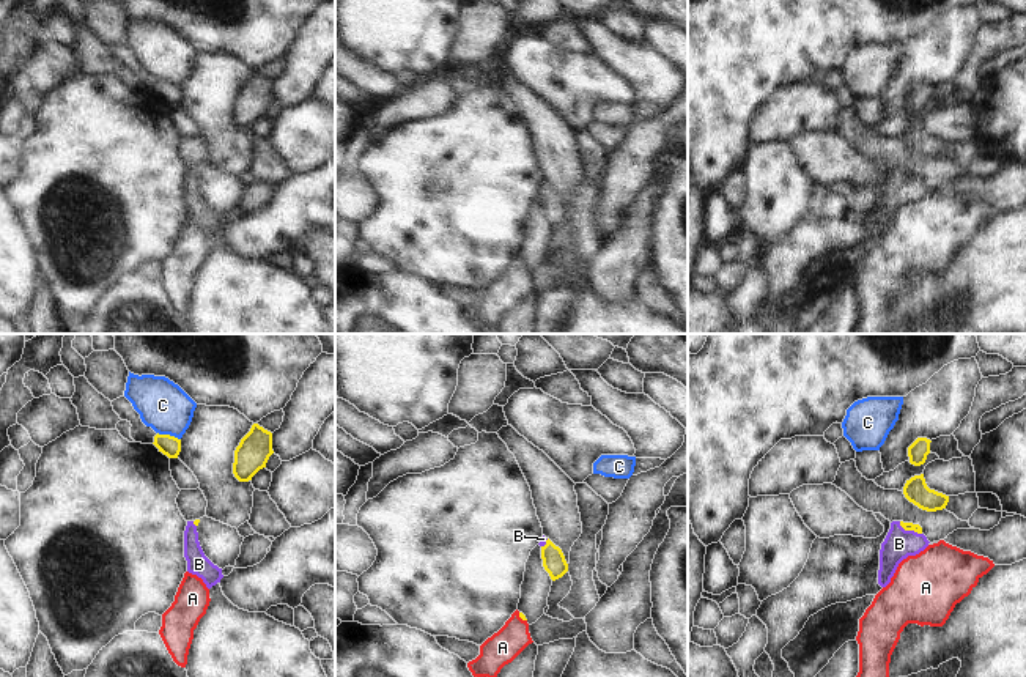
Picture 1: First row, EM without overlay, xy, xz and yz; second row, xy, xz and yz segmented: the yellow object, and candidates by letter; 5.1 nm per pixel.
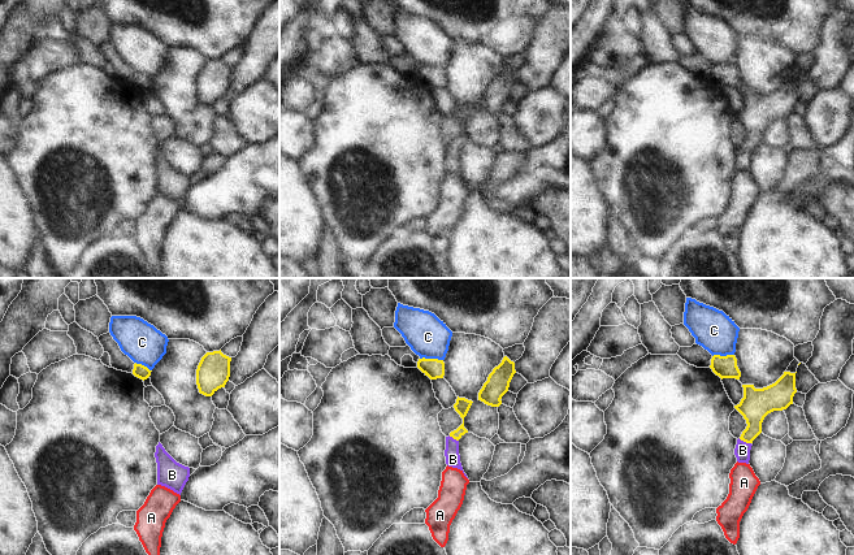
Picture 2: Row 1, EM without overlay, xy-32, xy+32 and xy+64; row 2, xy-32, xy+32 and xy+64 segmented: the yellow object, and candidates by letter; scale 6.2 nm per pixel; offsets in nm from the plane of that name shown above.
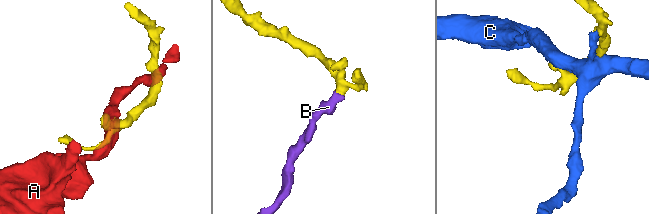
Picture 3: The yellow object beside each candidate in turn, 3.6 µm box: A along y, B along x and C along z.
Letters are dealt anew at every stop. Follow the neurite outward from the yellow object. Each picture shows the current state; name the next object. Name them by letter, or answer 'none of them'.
B

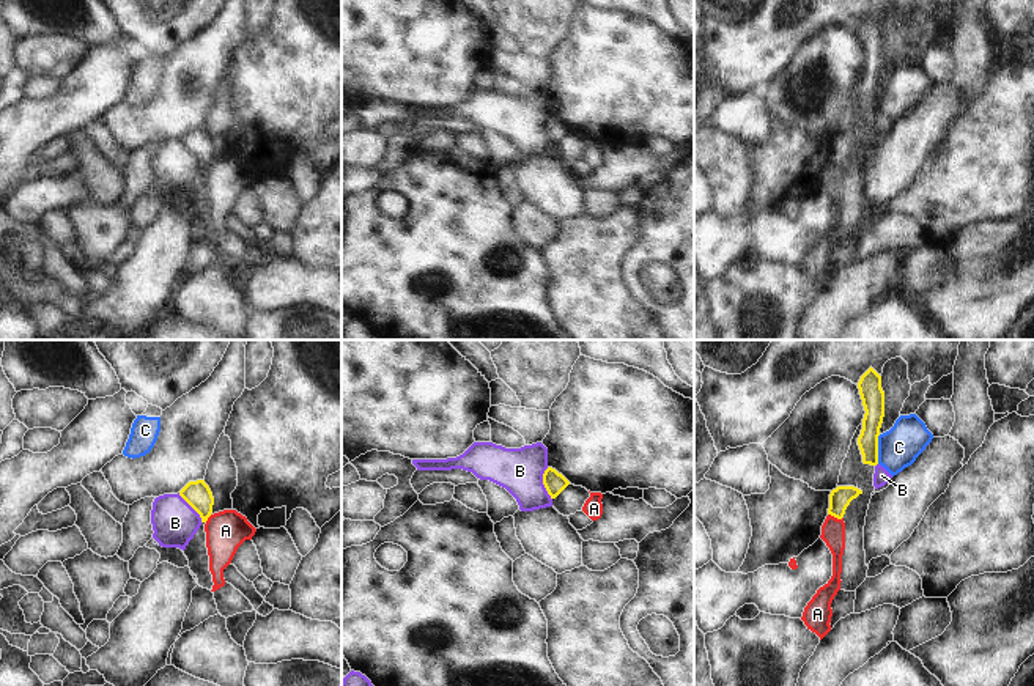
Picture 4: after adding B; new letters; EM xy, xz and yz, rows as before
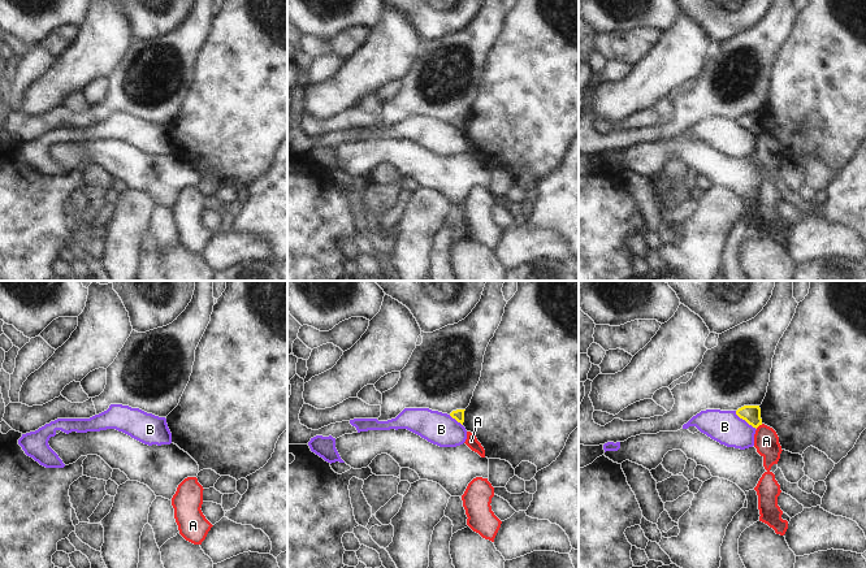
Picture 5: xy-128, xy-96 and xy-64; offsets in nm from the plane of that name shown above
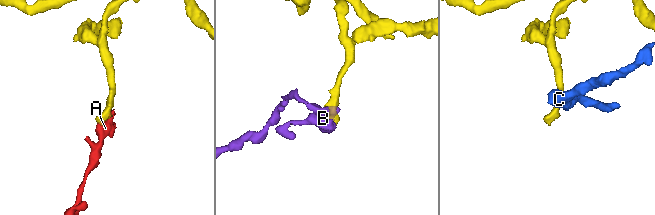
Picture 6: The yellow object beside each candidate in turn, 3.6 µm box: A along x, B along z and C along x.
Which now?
none of them

